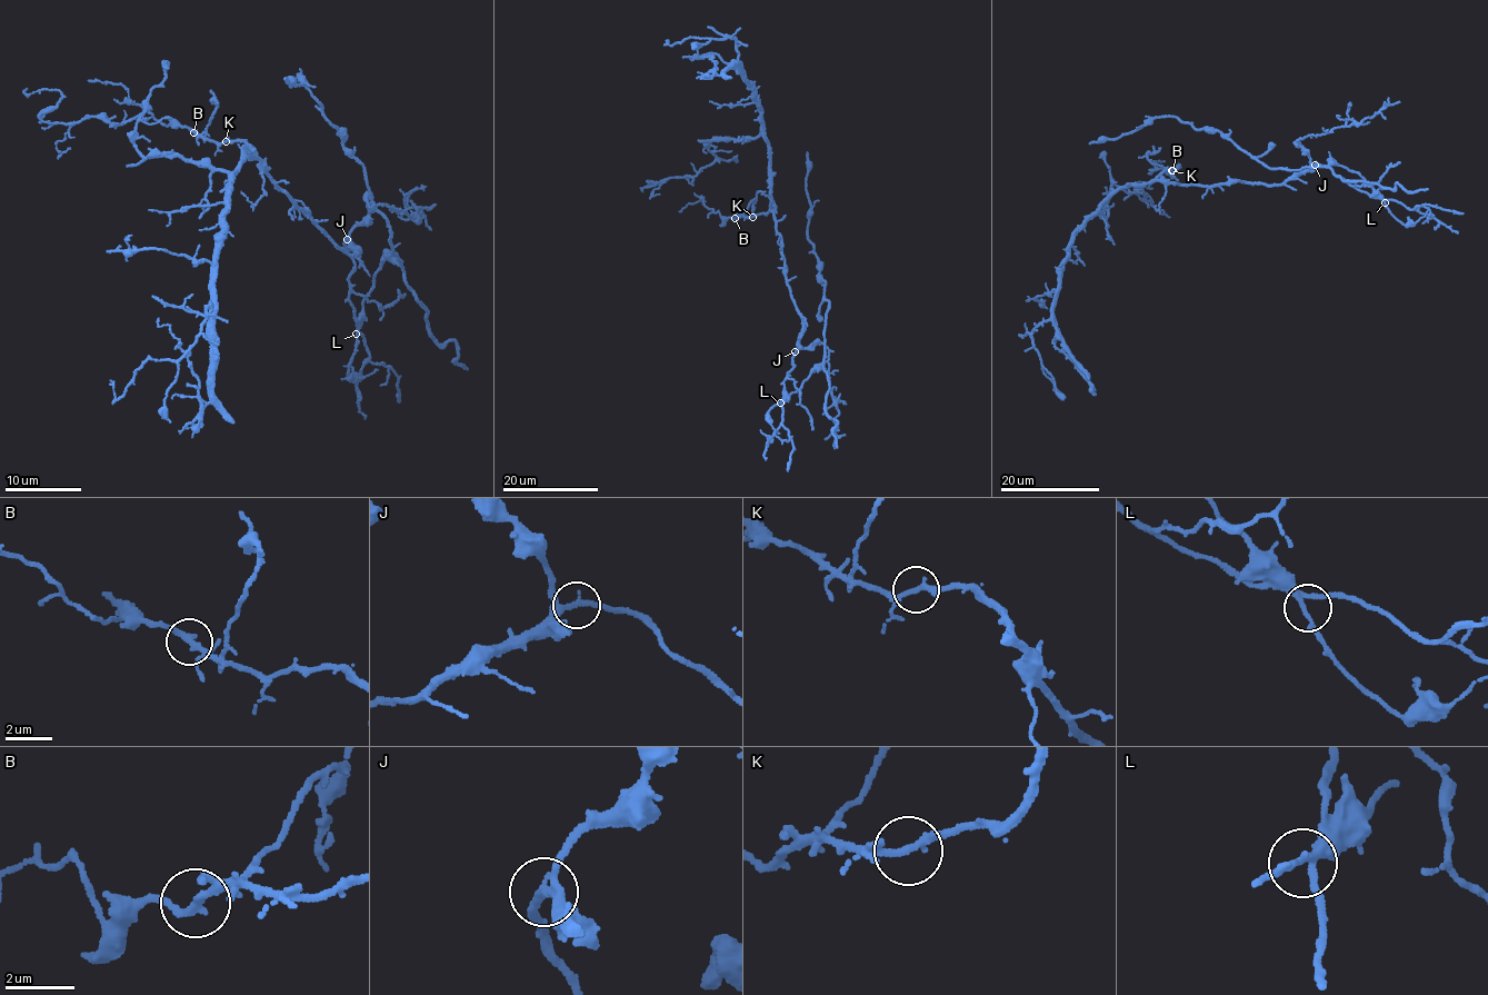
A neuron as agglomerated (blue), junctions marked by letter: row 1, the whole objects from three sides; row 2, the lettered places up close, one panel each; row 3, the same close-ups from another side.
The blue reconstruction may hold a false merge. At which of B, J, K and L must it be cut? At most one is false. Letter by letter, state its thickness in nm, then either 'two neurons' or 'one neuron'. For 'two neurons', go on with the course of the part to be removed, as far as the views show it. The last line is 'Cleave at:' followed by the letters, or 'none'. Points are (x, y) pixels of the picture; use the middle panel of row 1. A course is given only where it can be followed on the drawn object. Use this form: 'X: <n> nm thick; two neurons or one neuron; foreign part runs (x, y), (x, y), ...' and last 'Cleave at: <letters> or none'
B: 200 nm thick; one neuron
J: 190 nm thick; one neuron
K: 180 nm thick; one neuron
L: 200 nm thick; one neuron
Cleave at: none

